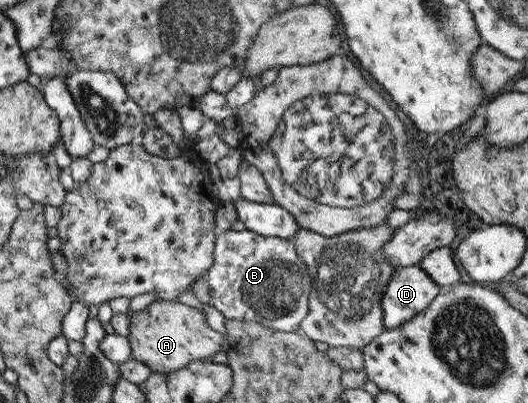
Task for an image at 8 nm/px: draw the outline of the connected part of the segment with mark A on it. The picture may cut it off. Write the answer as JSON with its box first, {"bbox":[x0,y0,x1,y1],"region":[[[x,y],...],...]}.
{"bbox":[127,301,227,373],"region":[[[153,301],[142,311],[132,313],[127,338],[131,359],[158,373],[177,371],[194,360],[208,360],[227,346],[225,335],[208,326],[200,309],[174,301]]]}

